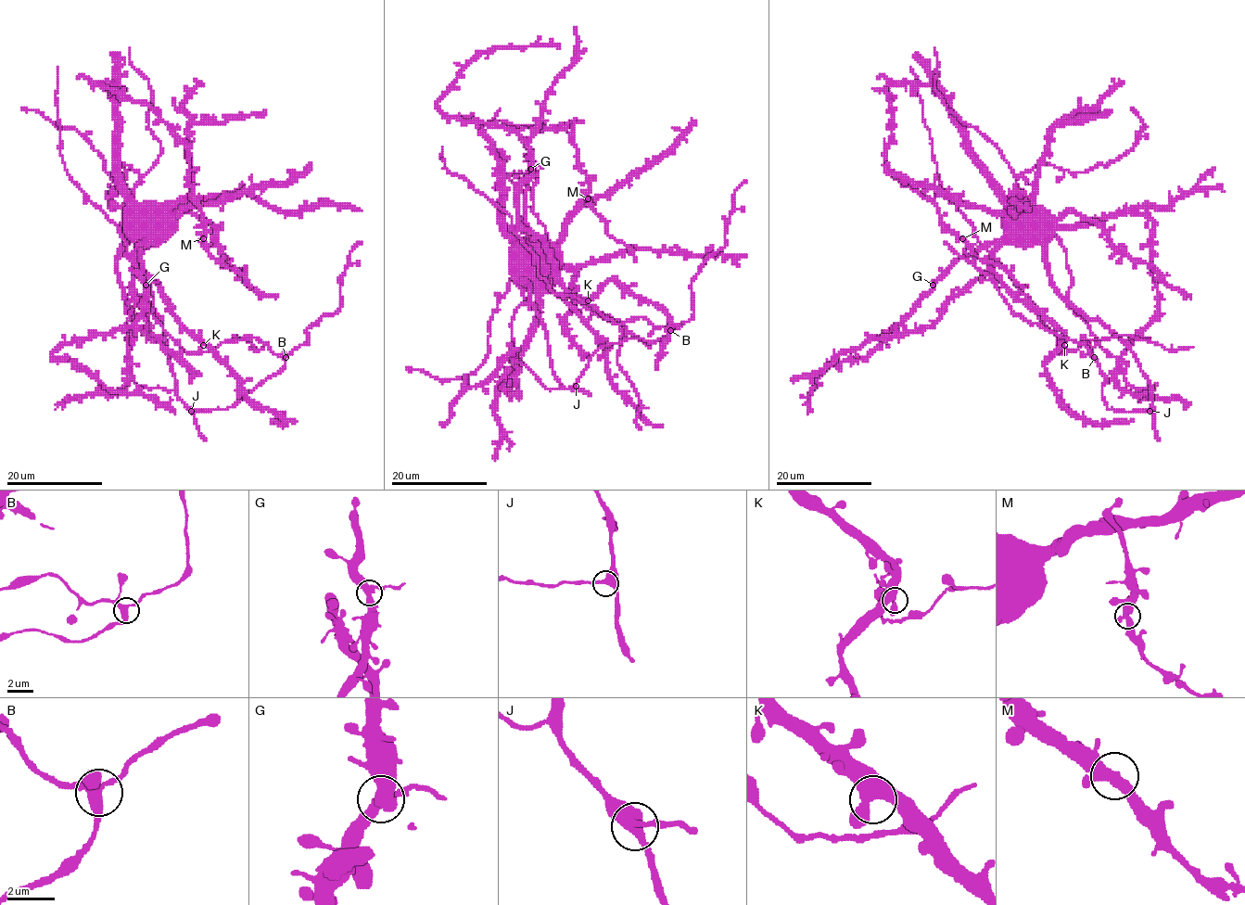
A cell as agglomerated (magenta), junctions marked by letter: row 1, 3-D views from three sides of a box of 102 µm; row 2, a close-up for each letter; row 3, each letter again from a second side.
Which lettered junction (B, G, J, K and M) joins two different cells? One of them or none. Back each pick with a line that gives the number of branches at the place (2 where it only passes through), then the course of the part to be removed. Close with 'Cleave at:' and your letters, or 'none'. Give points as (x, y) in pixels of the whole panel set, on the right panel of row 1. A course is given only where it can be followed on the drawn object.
Cleave at: none

